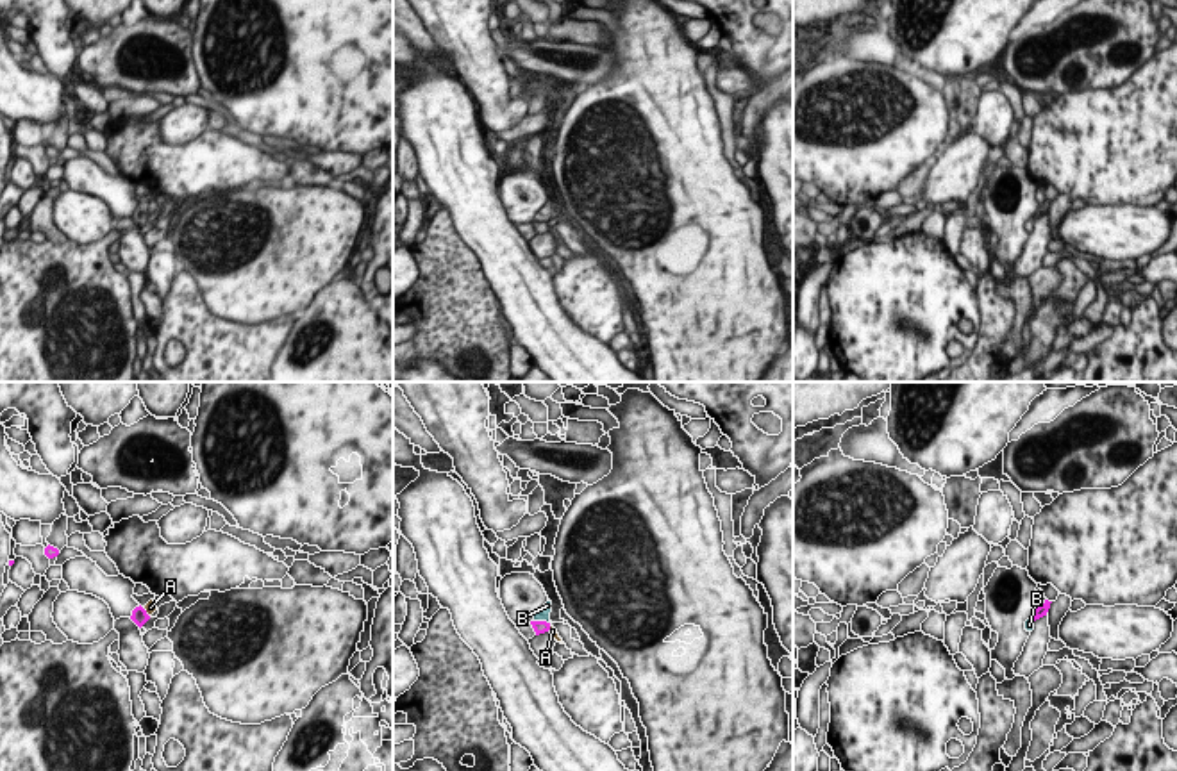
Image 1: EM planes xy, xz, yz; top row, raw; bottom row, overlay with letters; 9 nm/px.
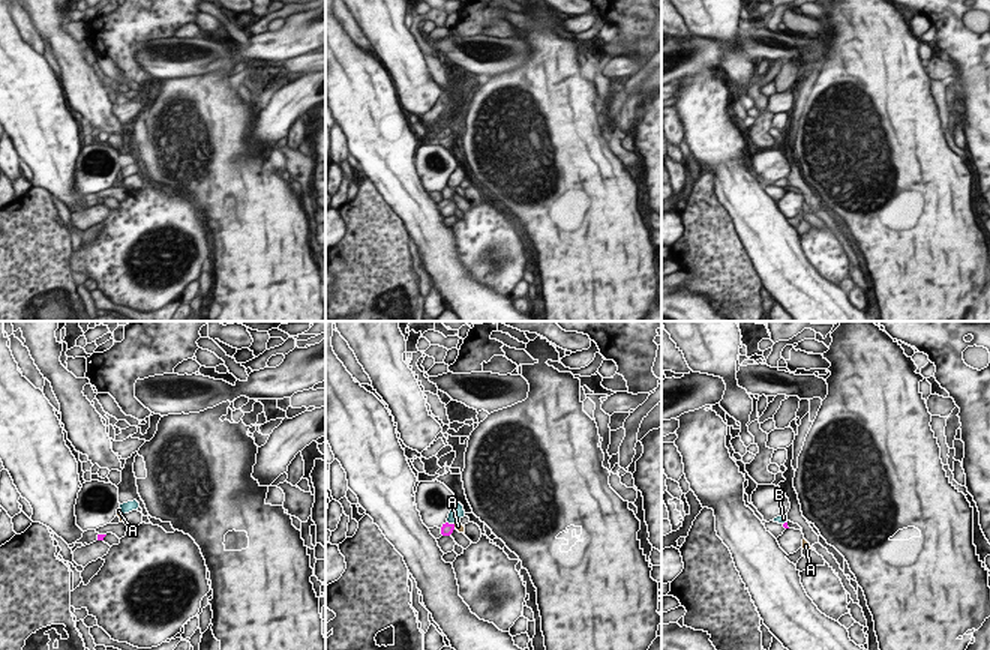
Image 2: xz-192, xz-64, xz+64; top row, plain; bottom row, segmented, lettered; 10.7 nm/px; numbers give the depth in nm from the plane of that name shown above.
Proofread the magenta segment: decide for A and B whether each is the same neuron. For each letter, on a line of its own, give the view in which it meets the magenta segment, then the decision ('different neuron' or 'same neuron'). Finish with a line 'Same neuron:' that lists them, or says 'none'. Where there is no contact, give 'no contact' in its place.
A: contact in xy; different neuron
B: contact in xz; different neuron
Same neuron: none

